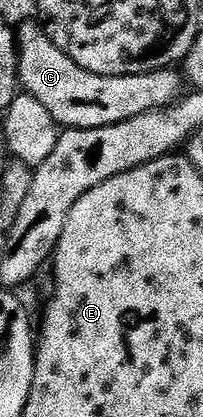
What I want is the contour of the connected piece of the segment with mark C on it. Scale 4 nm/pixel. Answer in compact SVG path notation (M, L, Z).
M29 21L19 26L16 38L18 40L18 81L21 90L25 94L36 97L48 109L48 113L52 113L59 128L100 129L108 125L116 125L120 121L128 121L132 117L140 117L142 113L171 107L180 98L180 92L178 92L180 75L179 72L177 75L177 70L165 67L159 71L139 75L97 75L88 69L80 69L80 65L76 65L76 61L72 61L68 53L61 51L37 22Z

